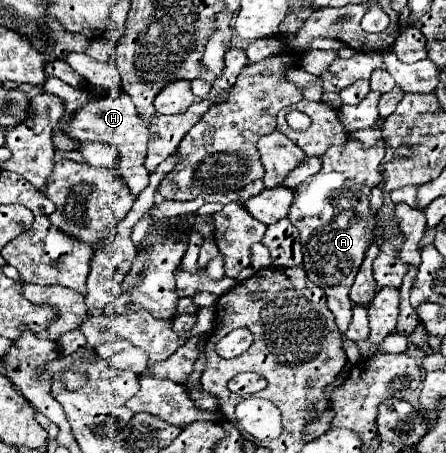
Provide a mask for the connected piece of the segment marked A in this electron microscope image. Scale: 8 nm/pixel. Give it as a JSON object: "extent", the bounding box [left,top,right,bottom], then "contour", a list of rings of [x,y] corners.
{"extent":[288,137,382,333],"contour":[[[350,137],[342,145],[330,147],[322,157],[320,173],[308,177],[294,191],[294,203],[288,213],[292,225],[300,231],[300,245],[304,253],[302,265],[308,277],[324,289],[328,297],[328,307],[334,313],[338,329],[342,333],[346,333],[350,325],[354,307],[348,291],[364,261],[366,249],[378,237],[376,231],[368,231],[368,219],[372,219],[370,193],[376,185],[382,183],[382,159],[382,145],[364,149],[362,143],[354,137]]]}

